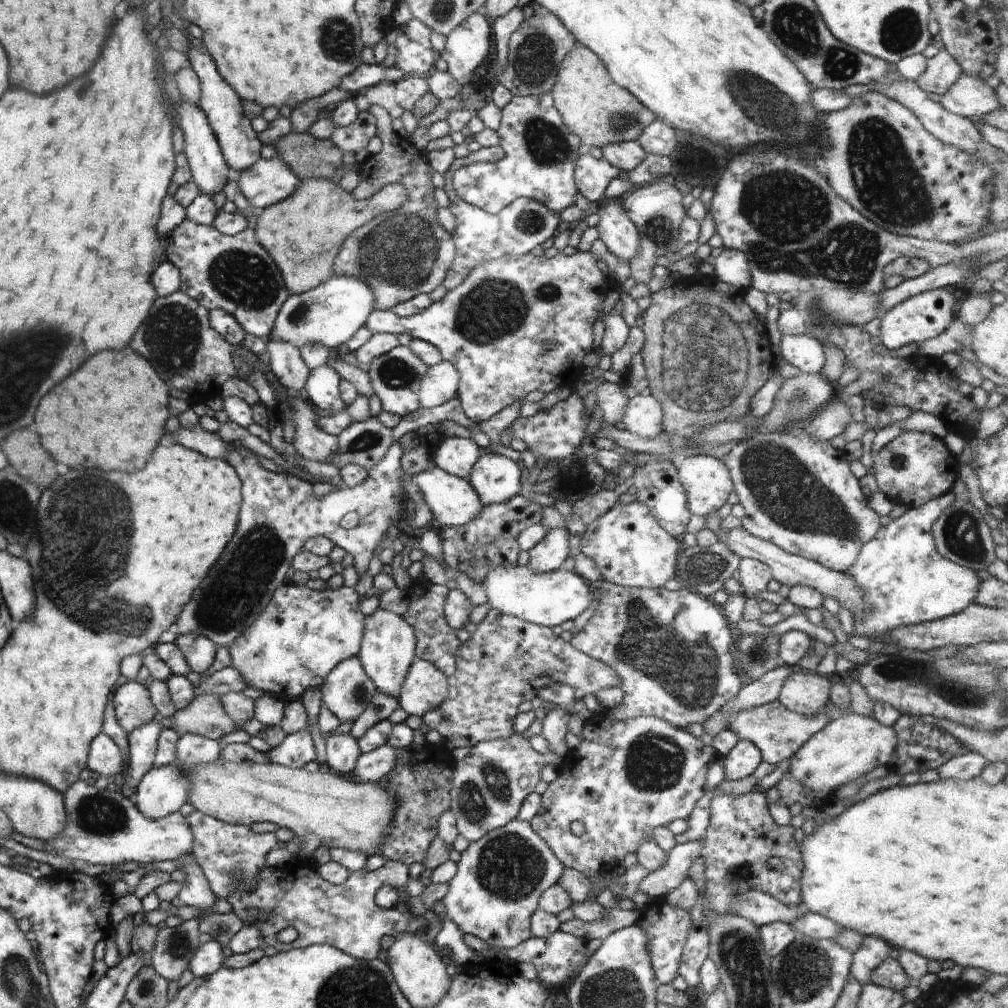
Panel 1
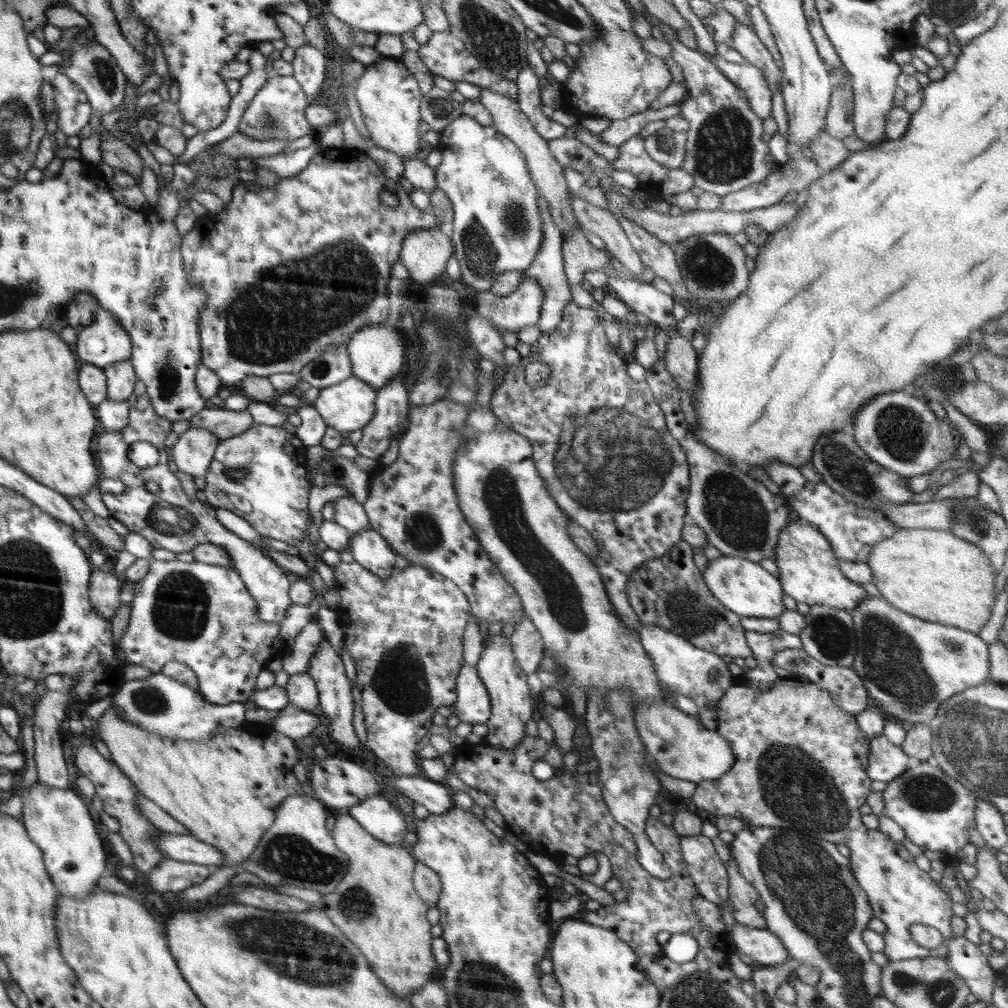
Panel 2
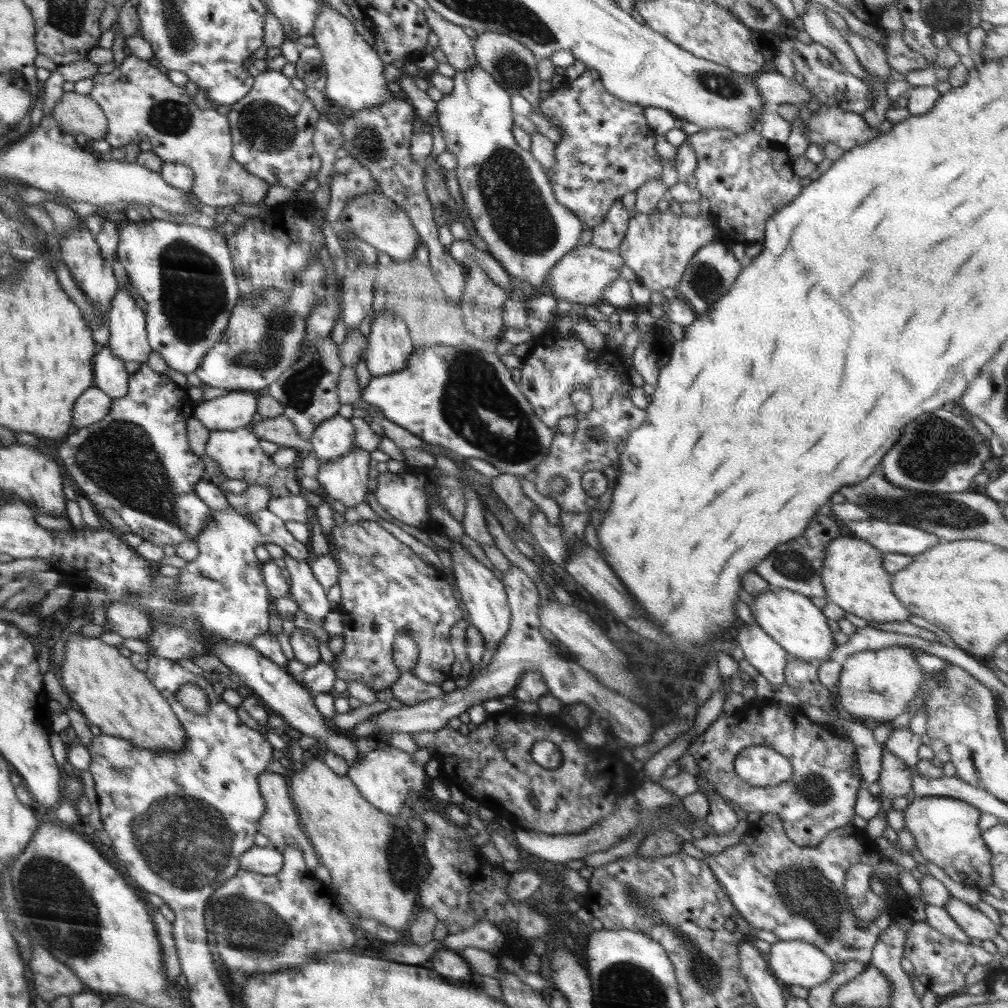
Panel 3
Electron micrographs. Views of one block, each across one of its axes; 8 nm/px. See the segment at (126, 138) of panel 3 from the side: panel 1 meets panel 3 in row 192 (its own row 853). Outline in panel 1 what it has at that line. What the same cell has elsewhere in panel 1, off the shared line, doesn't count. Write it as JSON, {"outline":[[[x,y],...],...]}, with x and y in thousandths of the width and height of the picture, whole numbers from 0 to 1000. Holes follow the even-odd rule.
{"outline":[[[192,805],[185,811],[192,828],[192,837],[189,846],[192,847],[194,856],[201,863],[206,872],[208,881],[217,891],[226,891],[240,876],[251,878],[255,872],[256,864],[263,859],[264,847],[278,839],[273,826],[254,826],[246,818],[233,818],[223,816],[209,810],[202,810],[198,805]],[[237,859],[239,866],[233,871],[228,865]]]}

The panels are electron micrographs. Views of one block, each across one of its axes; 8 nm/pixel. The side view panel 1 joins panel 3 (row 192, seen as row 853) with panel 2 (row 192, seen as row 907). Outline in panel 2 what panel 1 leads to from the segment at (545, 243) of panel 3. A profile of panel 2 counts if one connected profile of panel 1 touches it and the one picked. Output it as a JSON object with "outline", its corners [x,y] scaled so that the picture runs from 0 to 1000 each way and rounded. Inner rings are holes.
{"outline":[[[460,113],[436,131],[434,149],[438,153],[437,166],[432,170],[434,188],[443,193],[449,205],[450,230],[447,238],[450,252],[456,262],[457,277],[472,290],[484,289],[489,279],[506,268],[520,269],[532,256],[540,238],[539,219],[534,205],[535,191],[525,173],[525,168],[514,144],[490,127],[472,121]]]}

